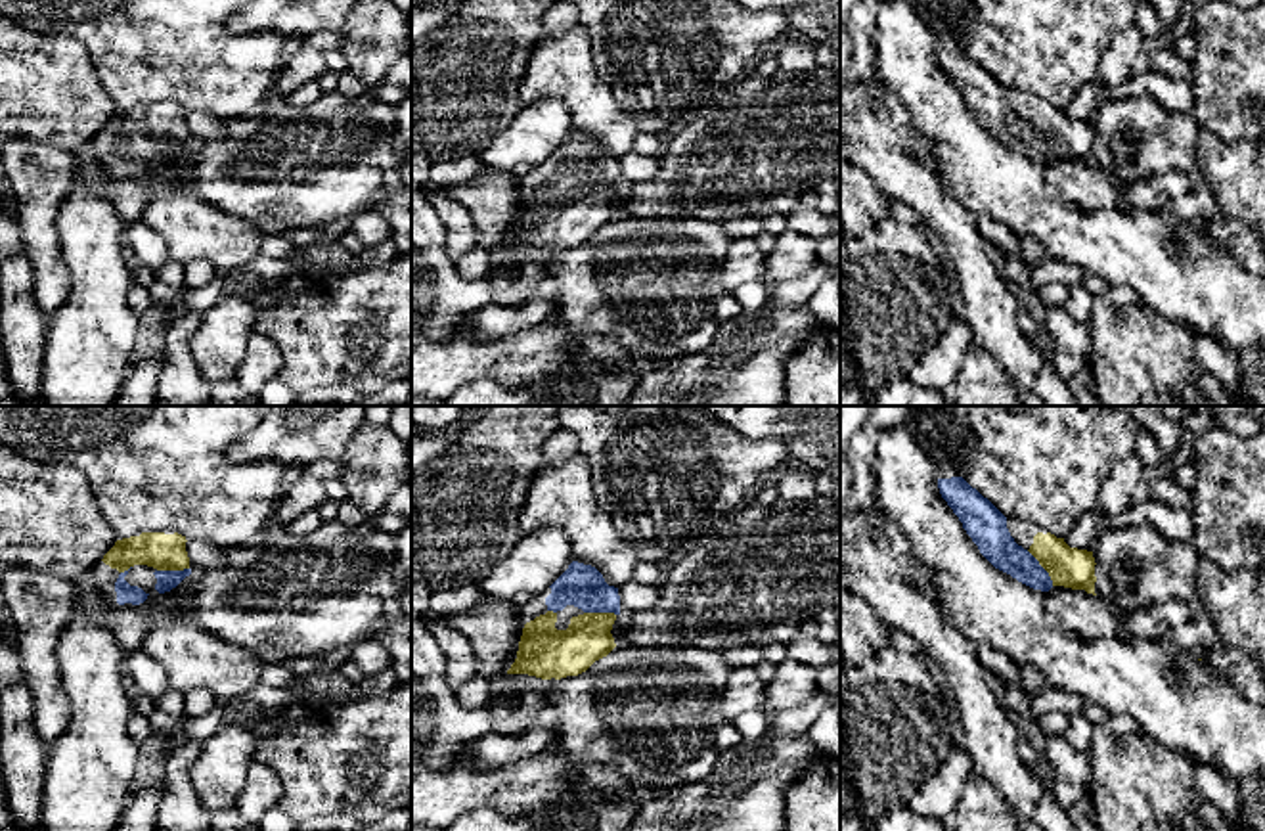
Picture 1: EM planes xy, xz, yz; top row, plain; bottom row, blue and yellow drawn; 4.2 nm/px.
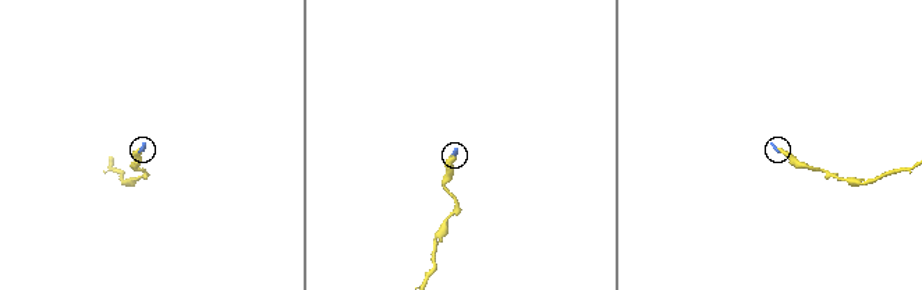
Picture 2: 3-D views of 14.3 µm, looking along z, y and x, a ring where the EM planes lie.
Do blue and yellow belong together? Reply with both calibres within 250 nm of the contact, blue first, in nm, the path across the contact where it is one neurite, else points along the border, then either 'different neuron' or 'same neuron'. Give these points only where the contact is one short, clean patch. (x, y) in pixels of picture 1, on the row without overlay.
calibres 150 and 170 nm; way yz (992, 108), (1019, 134), (1042, 138), (1070, 138); same neuron

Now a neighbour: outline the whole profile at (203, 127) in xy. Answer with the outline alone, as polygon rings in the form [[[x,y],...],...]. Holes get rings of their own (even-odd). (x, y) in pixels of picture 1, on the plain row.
[[[188,111],[186,123],[189,128],[189,140],[193,146],[203,147],[211,140],[228,136],[230,117],[218,117],[212,113]]]

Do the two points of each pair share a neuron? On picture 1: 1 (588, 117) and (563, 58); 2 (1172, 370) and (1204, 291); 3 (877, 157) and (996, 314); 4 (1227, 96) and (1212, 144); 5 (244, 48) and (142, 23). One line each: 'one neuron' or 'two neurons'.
1: one neuron
2: two neurons
3: one neuron
4: two neurons
5: one neuron

